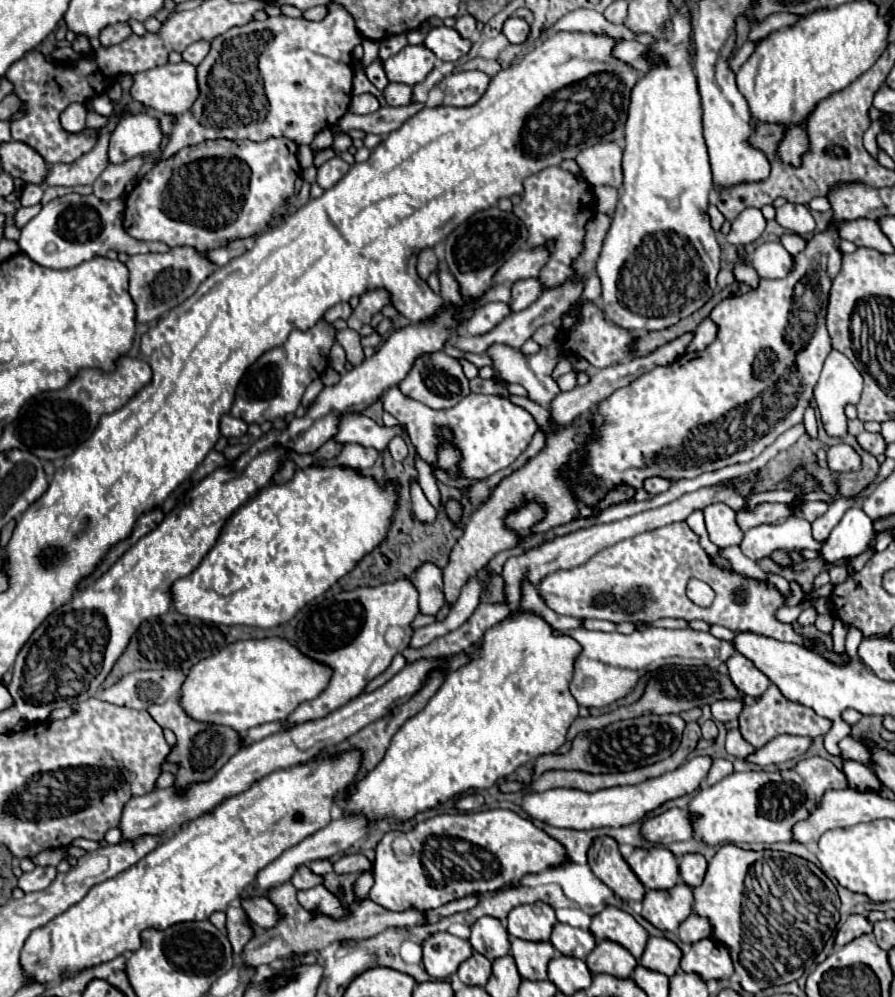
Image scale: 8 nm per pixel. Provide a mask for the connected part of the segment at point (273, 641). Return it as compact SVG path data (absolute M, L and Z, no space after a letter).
M282 637L248 639L230 643L216 655L196 663L180 689L180 703L184 711L198 721L220 723L236 729L238 733L246 733L256 725L286 719L300 703L316 699L316 695L320 695L324 687L328 687L328 667L324 667L324 663L312 663L312 659L300 655L300 651L296 651L290 641Z

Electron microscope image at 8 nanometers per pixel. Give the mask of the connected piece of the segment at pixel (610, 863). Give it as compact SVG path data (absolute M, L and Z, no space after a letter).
M598 837L598 841L592 843L588 851L588 863L592 873L604 881L620 899L642 901L646 889L640 879L632 875L632 869L620 855L614 837Z

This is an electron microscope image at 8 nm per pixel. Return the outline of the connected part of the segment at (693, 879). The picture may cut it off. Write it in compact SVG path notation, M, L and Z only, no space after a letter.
M686 853L682 857L682 861L680 861L680 875L682 875L686 885L698 887L702 883L702 879L704 879L706 867L708 867L708 863L706 863L704 855L700 855L700 853Z

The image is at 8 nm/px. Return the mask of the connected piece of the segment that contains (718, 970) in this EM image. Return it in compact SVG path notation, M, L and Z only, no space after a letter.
M700 939L700 943L694 943L690 951L684 953L680 967L682 971L698 973L704 981L726 979L734 973L728 947L716 943L716 939Z

